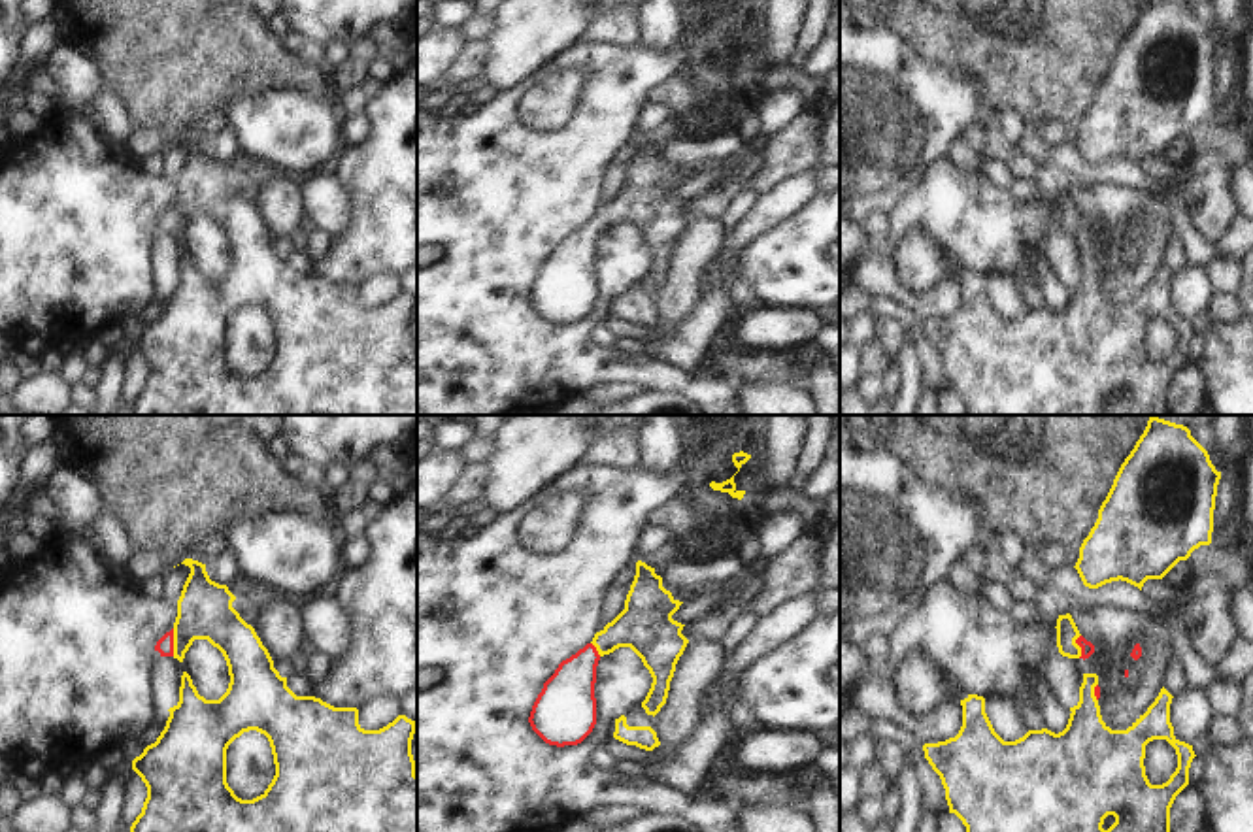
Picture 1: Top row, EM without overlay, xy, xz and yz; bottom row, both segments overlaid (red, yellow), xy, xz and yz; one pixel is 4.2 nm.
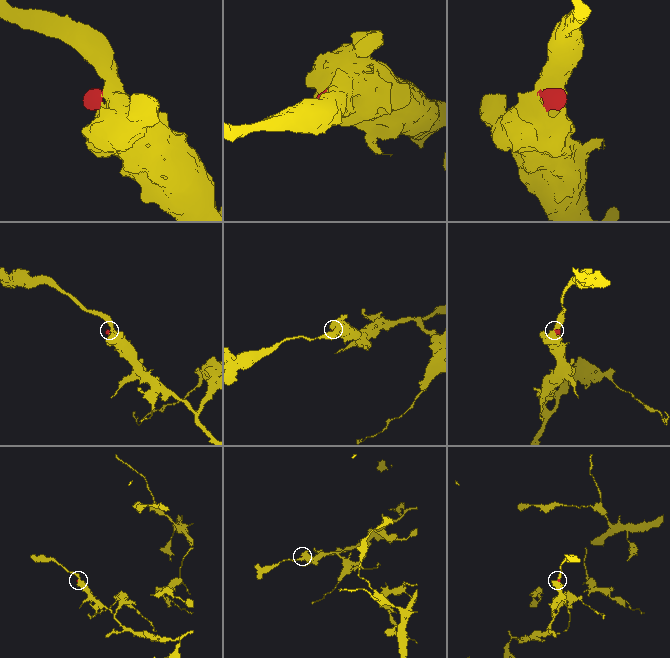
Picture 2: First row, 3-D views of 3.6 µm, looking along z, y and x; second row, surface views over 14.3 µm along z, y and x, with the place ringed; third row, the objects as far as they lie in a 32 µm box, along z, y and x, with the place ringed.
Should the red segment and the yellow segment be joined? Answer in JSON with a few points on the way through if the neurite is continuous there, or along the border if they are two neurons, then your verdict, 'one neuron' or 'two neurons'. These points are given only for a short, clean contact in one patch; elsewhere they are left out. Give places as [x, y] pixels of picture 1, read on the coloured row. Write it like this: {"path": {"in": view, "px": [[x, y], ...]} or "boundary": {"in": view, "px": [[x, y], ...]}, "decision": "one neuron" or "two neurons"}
{"path": {"in": "xy", "px": [[165, 646], [172, 642], [204, 610]]}, "decision": "one neuron"}

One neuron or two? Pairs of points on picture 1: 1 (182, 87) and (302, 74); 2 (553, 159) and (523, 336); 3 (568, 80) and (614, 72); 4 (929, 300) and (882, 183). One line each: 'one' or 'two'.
1: one
2: one
3: two
4: two

